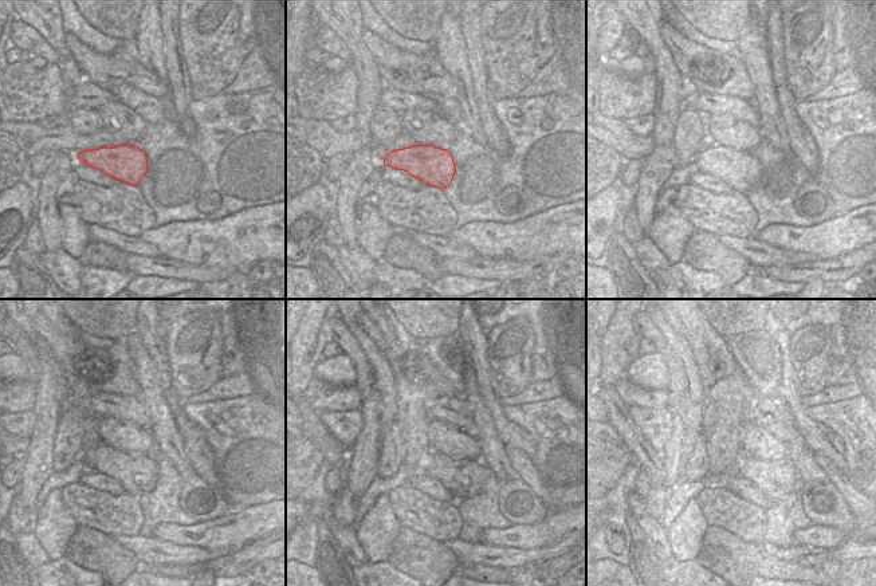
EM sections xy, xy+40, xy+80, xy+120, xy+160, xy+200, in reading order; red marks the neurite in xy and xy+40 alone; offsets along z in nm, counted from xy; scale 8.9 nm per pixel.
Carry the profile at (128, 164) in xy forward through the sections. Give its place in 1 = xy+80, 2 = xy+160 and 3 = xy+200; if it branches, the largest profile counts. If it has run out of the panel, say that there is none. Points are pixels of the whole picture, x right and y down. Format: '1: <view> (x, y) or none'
1: xy+80 (738, 169)
2: xy+160 (436, 475)
3: xy+200 (731, 483)

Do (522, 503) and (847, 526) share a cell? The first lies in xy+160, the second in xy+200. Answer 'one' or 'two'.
one

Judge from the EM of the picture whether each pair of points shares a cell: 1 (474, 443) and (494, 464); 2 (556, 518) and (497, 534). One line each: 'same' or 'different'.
1: same
2: same

